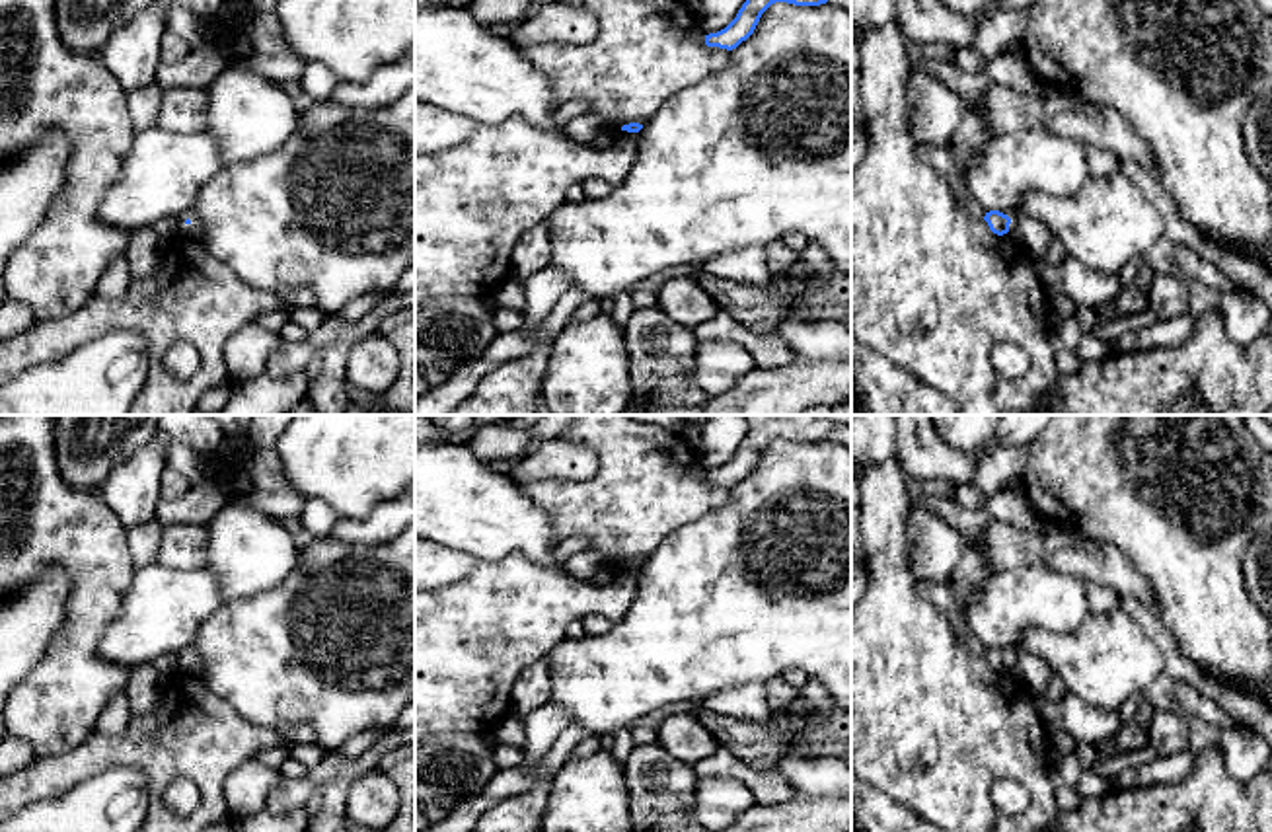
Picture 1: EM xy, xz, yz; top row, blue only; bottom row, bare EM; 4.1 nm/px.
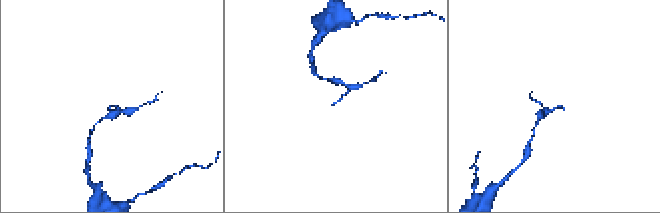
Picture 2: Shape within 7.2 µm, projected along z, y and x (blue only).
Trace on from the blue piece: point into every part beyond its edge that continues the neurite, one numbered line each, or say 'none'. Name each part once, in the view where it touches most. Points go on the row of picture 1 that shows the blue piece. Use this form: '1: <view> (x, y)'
none

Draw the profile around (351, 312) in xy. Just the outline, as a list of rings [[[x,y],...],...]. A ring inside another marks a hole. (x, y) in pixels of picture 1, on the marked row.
[[[360,296],[349,304],[345,304],[341,310],[337,310],[335,318],[339,318],[345,323],[355,323],[366,314],[370,314],[382,300],[384,296]]]

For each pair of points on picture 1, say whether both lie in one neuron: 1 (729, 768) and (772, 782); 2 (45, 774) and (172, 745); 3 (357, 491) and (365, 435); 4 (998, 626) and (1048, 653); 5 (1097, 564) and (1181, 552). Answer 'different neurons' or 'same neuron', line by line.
1: same neuron
2: same neuron
3: same neuron
4: different neurons
5: different neurons

